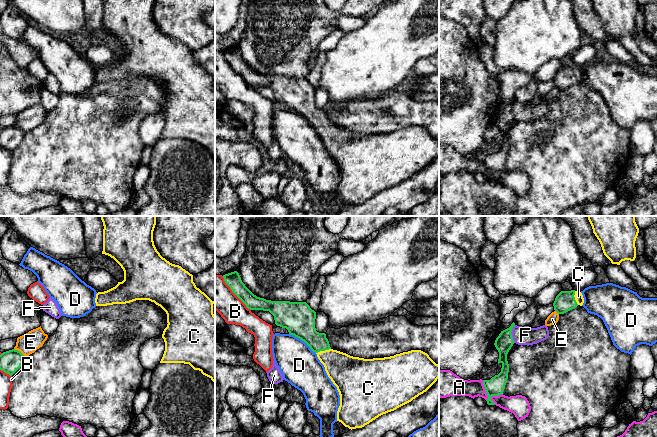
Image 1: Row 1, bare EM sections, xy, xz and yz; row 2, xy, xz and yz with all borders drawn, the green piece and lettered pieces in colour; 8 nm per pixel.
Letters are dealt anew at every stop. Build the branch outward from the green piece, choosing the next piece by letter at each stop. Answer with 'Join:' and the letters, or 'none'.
Join: C

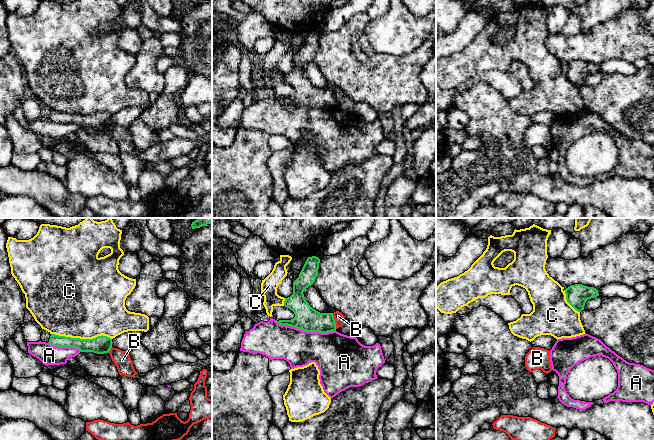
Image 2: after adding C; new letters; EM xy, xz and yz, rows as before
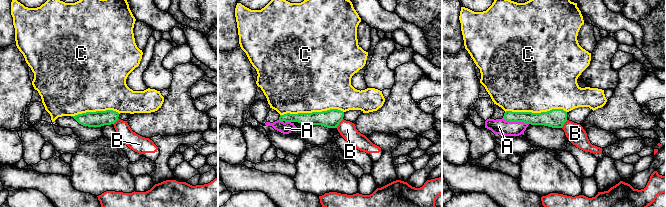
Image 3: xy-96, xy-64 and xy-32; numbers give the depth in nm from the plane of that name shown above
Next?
Join: none

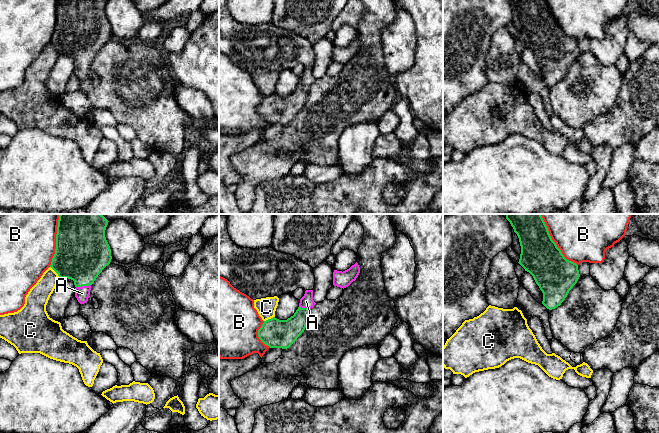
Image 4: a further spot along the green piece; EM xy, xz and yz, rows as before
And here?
Join: A

